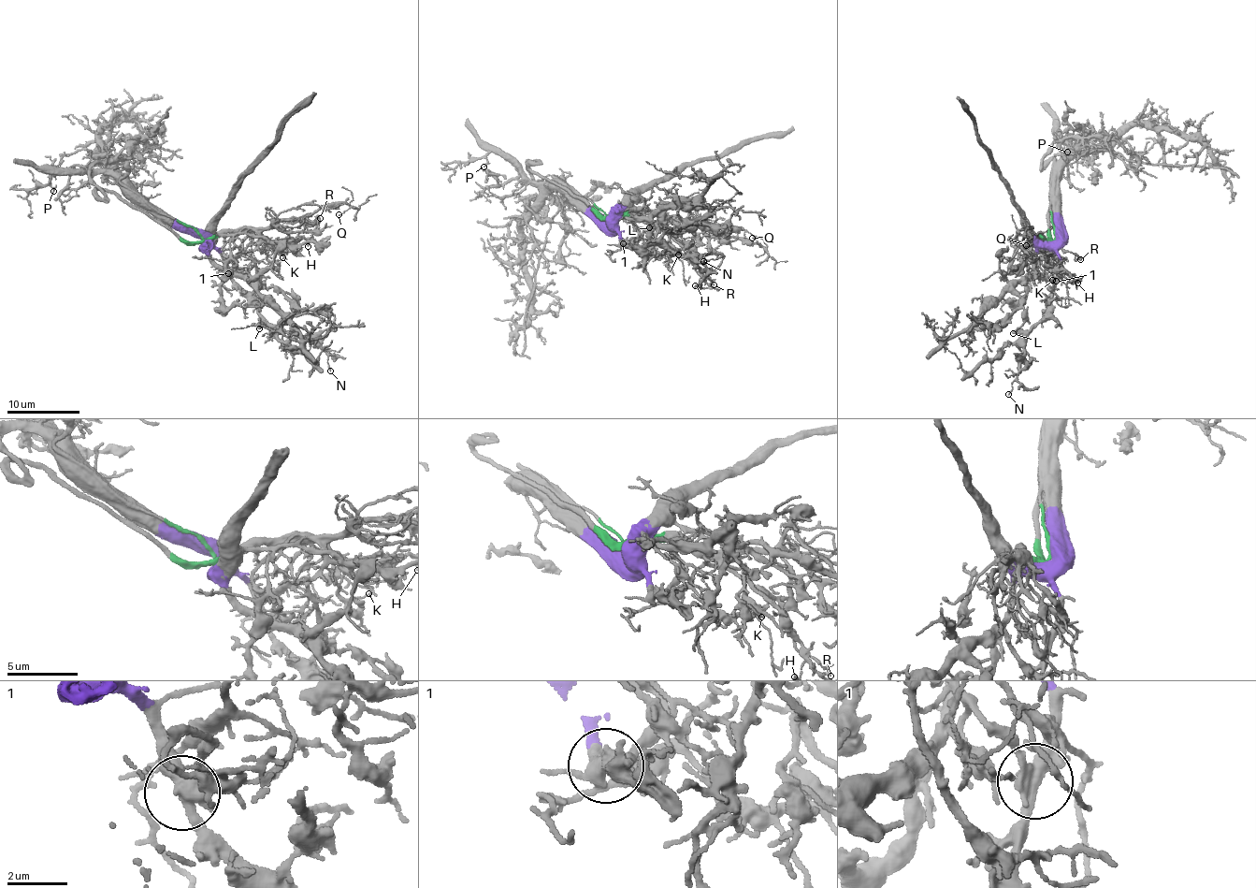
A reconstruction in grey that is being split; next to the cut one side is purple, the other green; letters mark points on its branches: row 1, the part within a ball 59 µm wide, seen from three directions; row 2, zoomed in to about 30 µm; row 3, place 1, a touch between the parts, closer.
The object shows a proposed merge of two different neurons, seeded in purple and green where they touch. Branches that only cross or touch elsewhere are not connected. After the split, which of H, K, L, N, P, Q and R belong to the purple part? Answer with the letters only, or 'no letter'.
L, N, P

